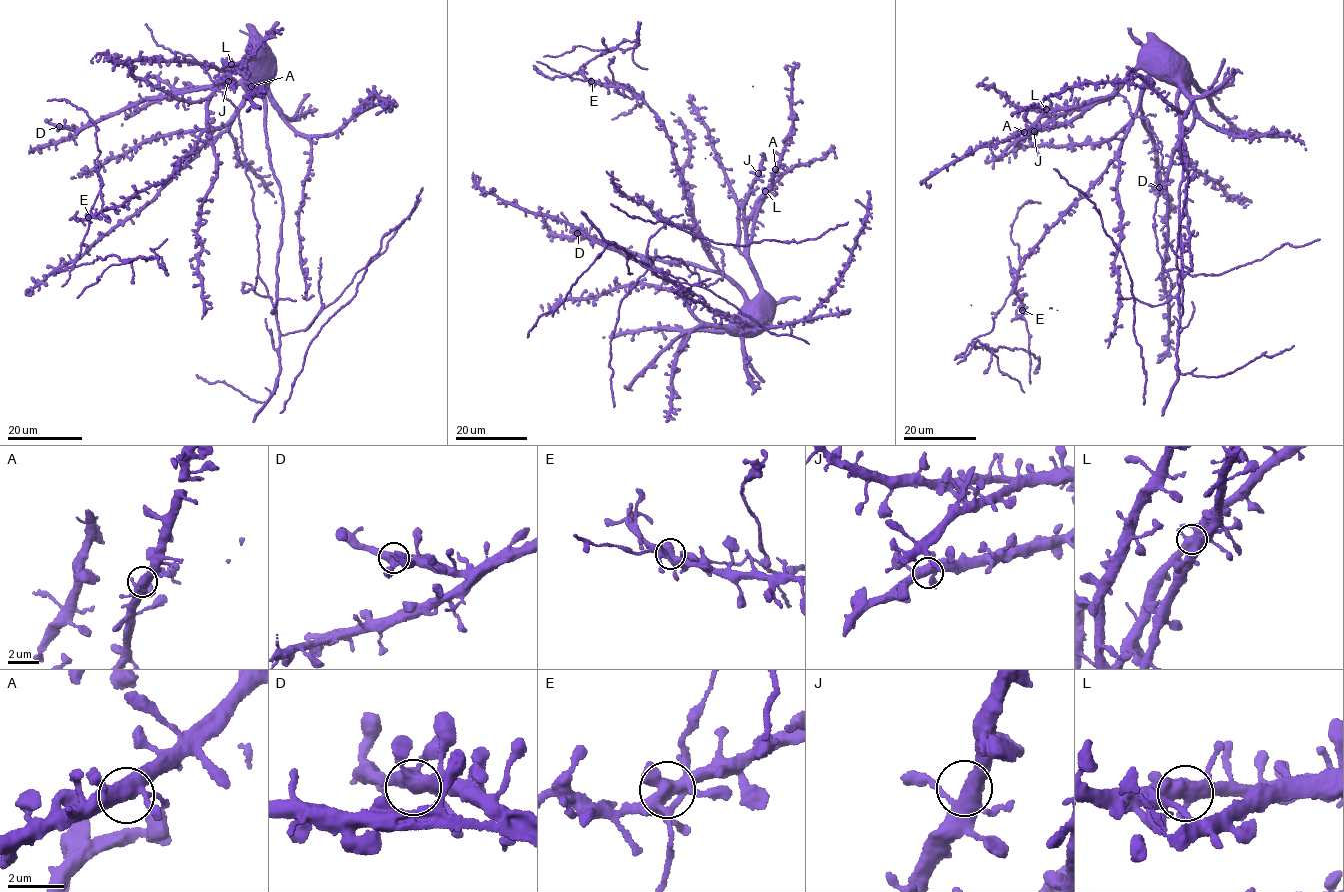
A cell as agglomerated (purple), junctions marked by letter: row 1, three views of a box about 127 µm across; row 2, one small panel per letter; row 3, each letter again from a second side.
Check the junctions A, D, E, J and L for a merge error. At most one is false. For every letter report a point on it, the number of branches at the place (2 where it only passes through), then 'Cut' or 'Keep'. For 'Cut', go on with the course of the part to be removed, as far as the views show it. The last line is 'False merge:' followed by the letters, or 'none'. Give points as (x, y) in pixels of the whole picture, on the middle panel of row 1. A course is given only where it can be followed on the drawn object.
A: Place: (775, 169). Branches: 6. Keep
D: Place: (577, 233). Branches: 5. Keep
E: Place: (591, 81). Branches: 7. Cut. Course of the part to remove: (591, 80), (556, 71), (556, 75), (571, 75), (629, 40), (637, 41), (632, 61), (647, 69)
J: Place: (758, 173). Branches: 5. Keep
L: Place: (765, 191). Branches: 5. Keep
False merge: E

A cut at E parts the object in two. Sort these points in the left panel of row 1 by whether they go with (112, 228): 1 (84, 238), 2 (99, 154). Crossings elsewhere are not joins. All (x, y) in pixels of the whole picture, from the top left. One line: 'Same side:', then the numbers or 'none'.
Same side: none

